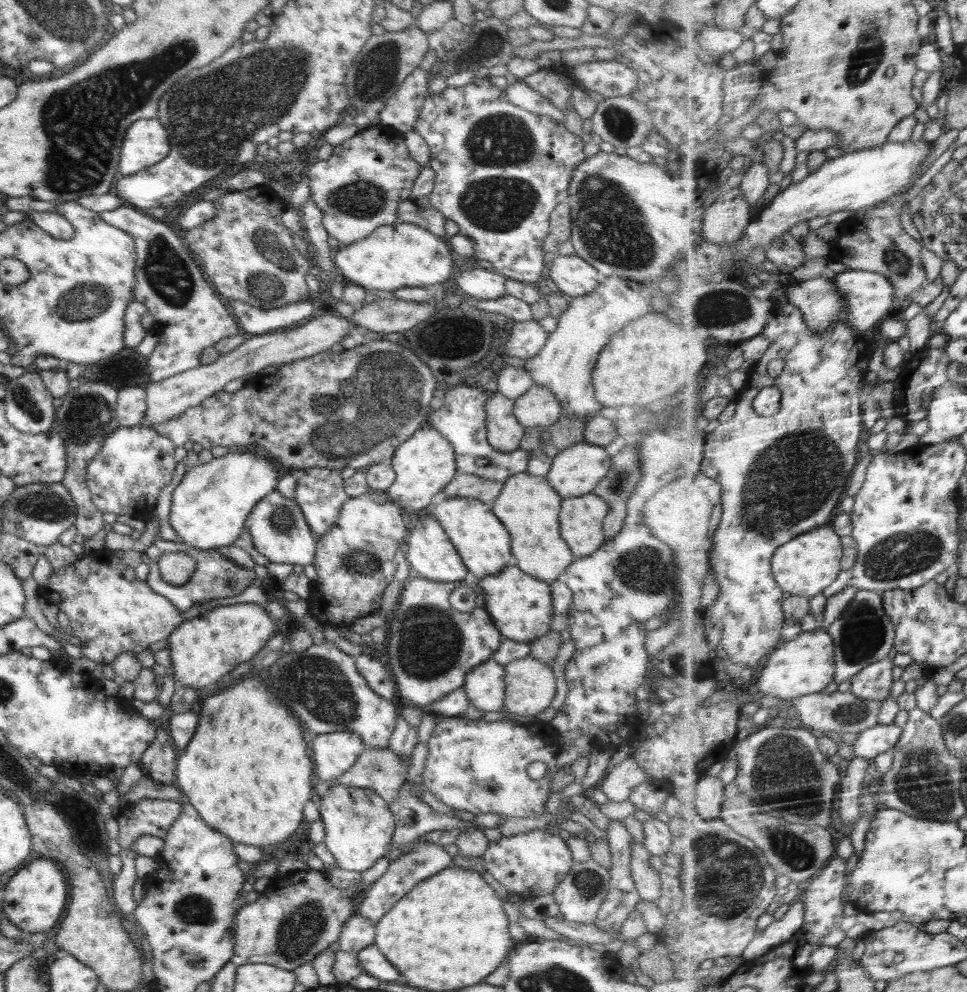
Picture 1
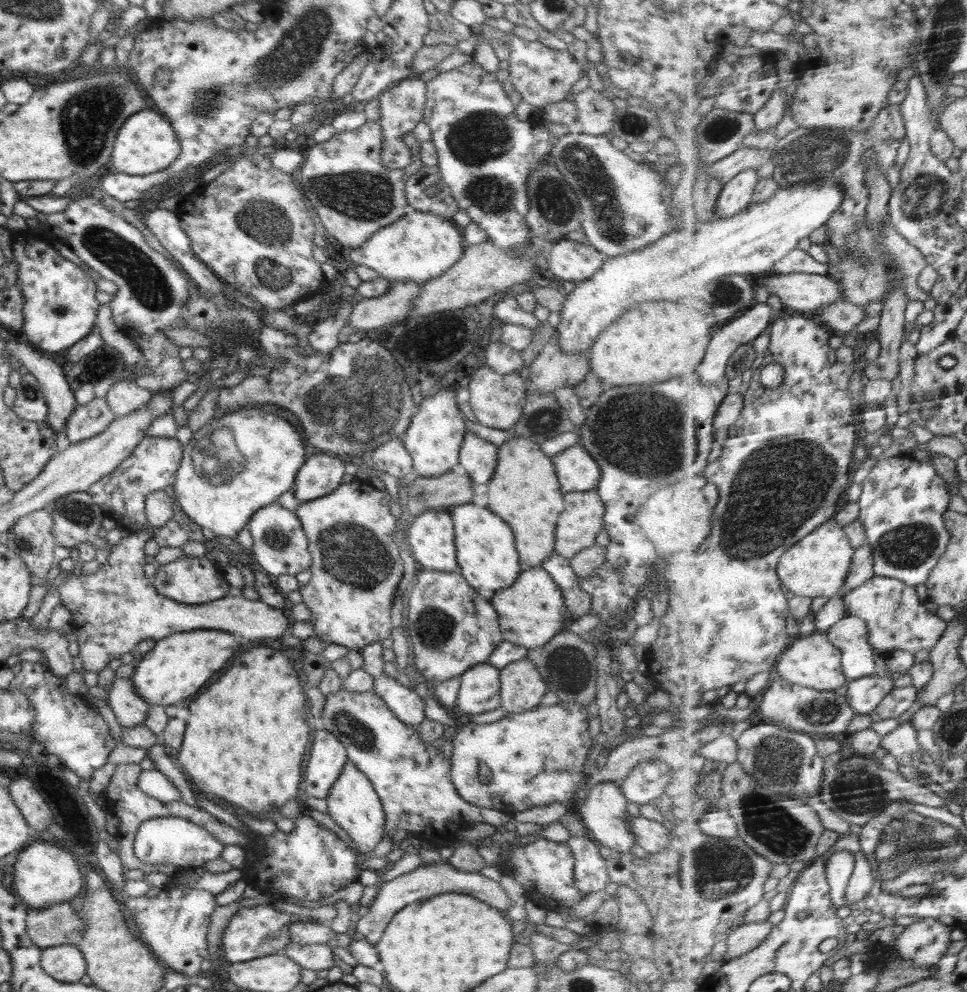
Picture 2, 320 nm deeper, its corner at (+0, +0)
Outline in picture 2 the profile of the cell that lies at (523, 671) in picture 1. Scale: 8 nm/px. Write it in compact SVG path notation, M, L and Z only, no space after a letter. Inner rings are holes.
M528 660L511 662L499 672L500 704L508 713L521 713L540 705L547 686L537 668Z

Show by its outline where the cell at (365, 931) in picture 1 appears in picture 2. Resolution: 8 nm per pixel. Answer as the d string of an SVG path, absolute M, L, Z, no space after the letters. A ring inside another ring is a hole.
M444 861L432 863L431 865L422 863L414 870L401 874L393 880L381 882L376 897L371 902L371 905L367 906L370 908L370 911L364 917L355 917L353 931L364 934L365 940L372 944L372 946L375 946L396 912L413 902L418 902L437 894L446 894L447 892L470 895L472 898L486 902L486 904L500 911L507 911L511 906L514 906L514 902L508 897L506 891L500 887L498 881L481 875L479 872L467 873L460 871Z

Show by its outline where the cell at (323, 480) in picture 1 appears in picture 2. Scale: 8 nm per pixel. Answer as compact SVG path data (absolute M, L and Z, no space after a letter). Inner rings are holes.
M322 452L305 459L293 484L294 496L302 501L332 494L343 483L345 460Z

